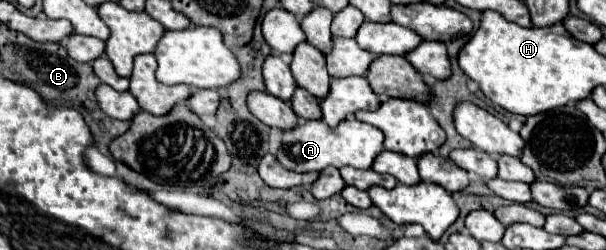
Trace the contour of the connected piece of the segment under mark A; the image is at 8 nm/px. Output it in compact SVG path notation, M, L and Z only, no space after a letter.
M355 118L343 120L337 128L329 128L323 124L323 120L307 120L301 122L297 128L285 132L285 144L283 150L277 152L277 160L293 170L293 172L321 172L327 166L343 168L353 166L361 170L369 170L373 166L373 160L385 150L383 148L383 132L377 130L371 124L359 122Z

